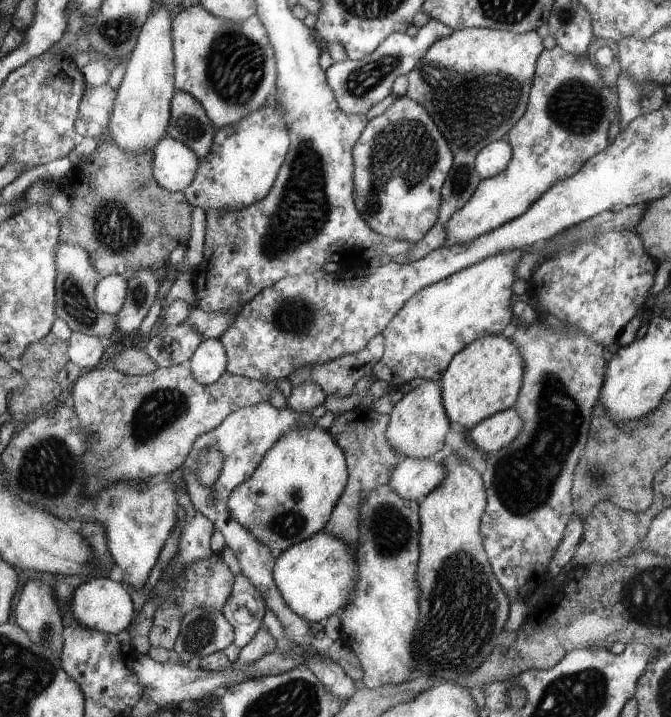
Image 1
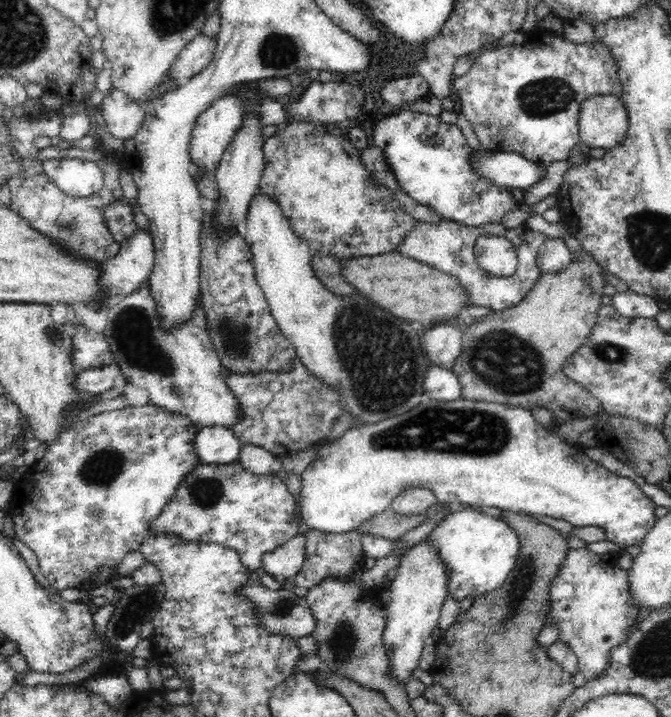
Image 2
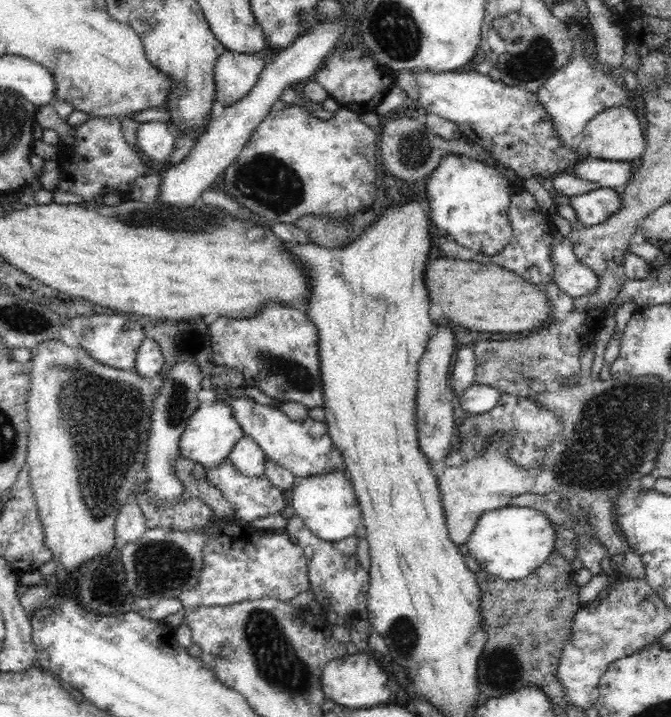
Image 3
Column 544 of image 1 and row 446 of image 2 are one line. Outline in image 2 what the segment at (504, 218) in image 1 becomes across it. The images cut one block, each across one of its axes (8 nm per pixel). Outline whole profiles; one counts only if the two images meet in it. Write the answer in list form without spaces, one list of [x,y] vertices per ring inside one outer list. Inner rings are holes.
[[[148,405],[112,410],[78,421],[68,429],[69,431],[61,432],[60,438],[54,442],[49,451],[45,452],[43,457],[37,460],[21,478],[13,480],[12,497],[6,507],[13,520],[15,536],[34,550],[39,560],[40,574],[48,582],[46,586],[58,592],[68,588],[80,589],[82,584],[92,581],[100,571],[117,570],[118,564],[128,552],[138,552],[139,545],[142,544],[143,536],[148,532],[152,520],[164,510],[164,507],[172,500],[178,485],[200,463],[196,447],[194,447],[194,440],[200,427],[185,413],[170,412],[159,406]]]

